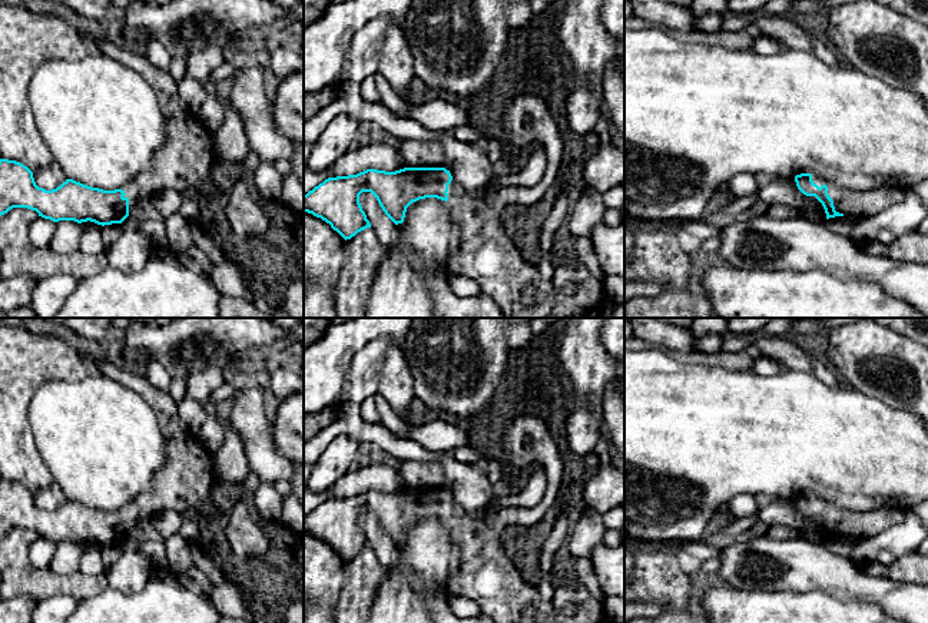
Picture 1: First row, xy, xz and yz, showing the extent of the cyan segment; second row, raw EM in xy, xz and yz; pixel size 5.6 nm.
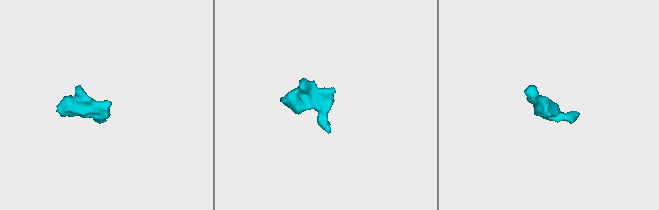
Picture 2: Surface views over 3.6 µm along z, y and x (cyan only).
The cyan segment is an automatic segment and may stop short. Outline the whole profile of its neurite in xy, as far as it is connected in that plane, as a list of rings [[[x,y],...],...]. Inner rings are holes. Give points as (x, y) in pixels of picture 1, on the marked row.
[[[99,36],[92,42],[92,47],[133,69],[156,93],[165,117],[165,142],[156,152],[153,165],[132,179],[123,190],[103,190],[73,179],[66,179],[56,189],[46,190],[36,185],[33,172],[27,166],[16,160],[0,159],[0,216],[13,208],[27,208],[53,222],[74,221],[82,223],[90,221],[105,226],[122,223],[129,216],[130,196],[153,198],[156,193],[166,189],[175,189],[180,193],[195,190],[198,195],[208,199],[216,196],[216,188],[211,180],[212,166],[216,162],[212,132],[202,125],[196,116],[189,115],[180,107],[178,93],[179,82],[176,82],[168,70],[155,67],[146,59],[145,52],[129,44],[119,46]]]

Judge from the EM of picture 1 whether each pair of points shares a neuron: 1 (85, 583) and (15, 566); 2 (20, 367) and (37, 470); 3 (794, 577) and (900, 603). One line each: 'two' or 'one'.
1: one
2: one
3: one

